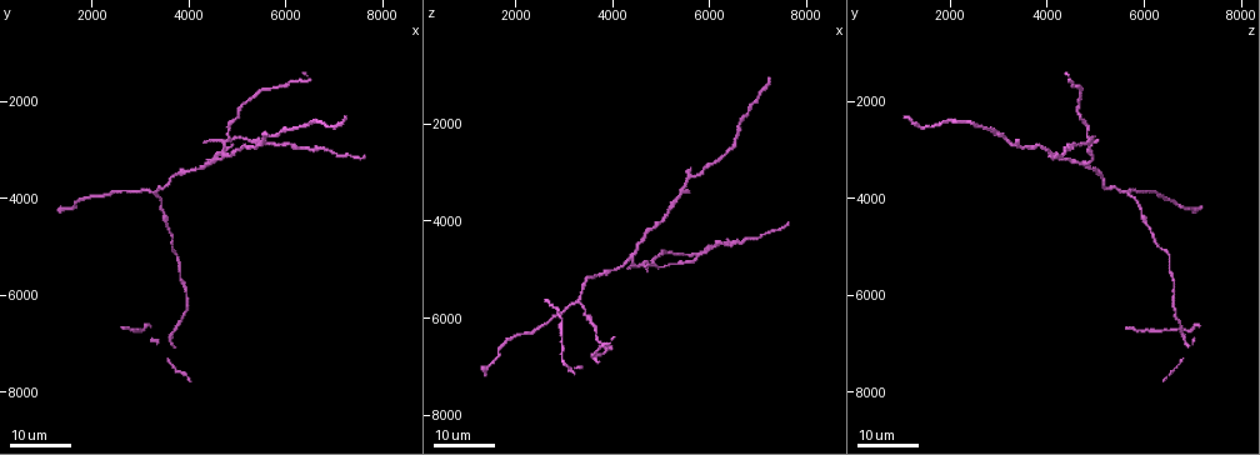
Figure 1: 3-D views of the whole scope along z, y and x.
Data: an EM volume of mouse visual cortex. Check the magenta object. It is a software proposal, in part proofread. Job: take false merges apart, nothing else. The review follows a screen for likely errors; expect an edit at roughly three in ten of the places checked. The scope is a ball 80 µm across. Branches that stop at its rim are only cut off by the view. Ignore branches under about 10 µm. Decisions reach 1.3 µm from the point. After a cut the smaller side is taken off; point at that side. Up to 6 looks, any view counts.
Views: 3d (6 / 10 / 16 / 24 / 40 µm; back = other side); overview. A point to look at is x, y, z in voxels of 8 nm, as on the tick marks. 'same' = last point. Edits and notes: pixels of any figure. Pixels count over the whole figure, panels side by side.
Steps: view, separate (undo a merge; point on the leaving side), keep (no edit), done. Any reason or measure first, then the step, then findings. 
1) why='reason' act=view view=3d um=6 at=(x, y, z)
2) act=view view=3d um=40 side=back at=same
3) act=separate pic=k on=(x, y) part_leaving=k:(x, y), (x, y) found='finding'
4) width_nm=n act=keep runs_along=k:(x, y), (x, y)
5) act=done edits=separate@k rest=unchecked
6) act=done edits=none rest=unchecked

why='thin neck' act=view view=3d um=16 at=(2650, 3800, 6100)

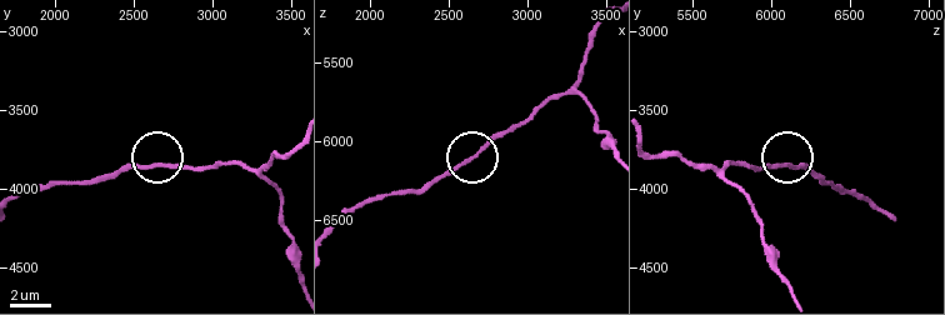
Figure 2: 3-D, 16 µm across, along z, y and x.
act=view view=3d um=6 at=(2680, 3840, 6080)

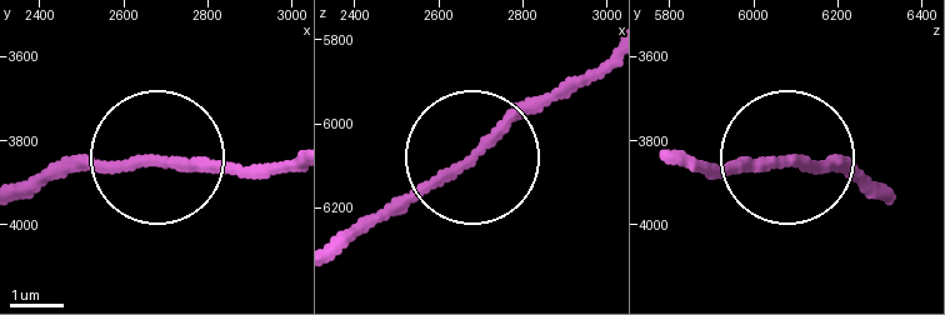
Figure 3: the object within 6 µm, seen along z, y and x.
act=view view=3d um=6 side=back at=(2675, 3855, 6075)

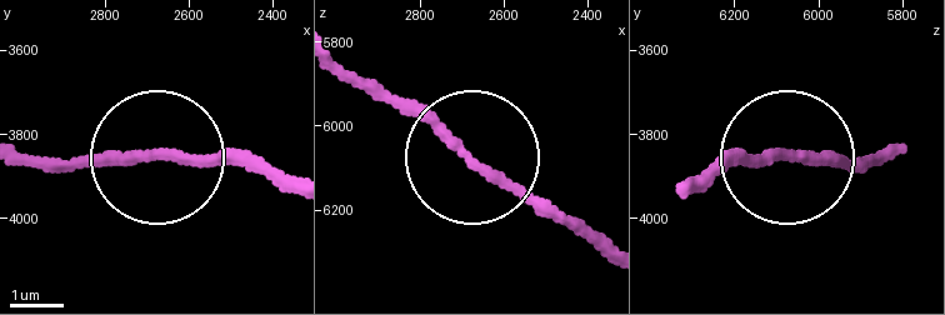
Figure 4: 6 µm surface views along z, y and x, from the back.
width_nm=180 act=separate pic=4 on=(174, 150) part_leaving=4:(120, 154), (238, 154), (291, 181) found='two neurons meet here'

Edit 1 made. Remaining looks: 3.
why='redraw' act=view view=overview

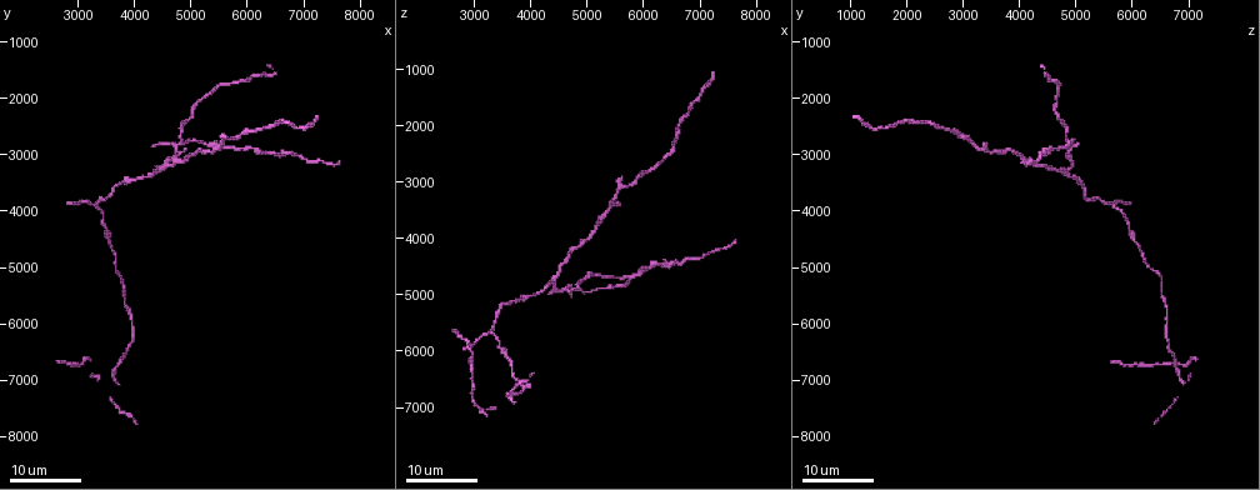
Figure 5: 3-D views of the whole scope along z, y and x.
why='three-way junction' act=view view=3d um=16 at=(4450, 3300, 4800)

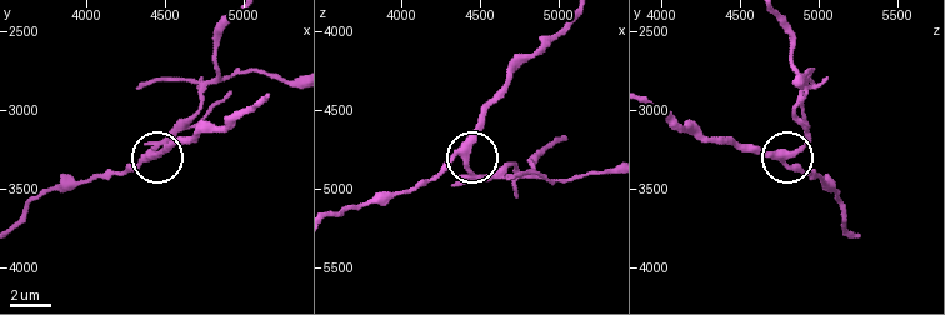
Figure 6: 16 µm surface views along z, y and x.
act=view view=3d um=10 at=(4400, 3260, 4780)

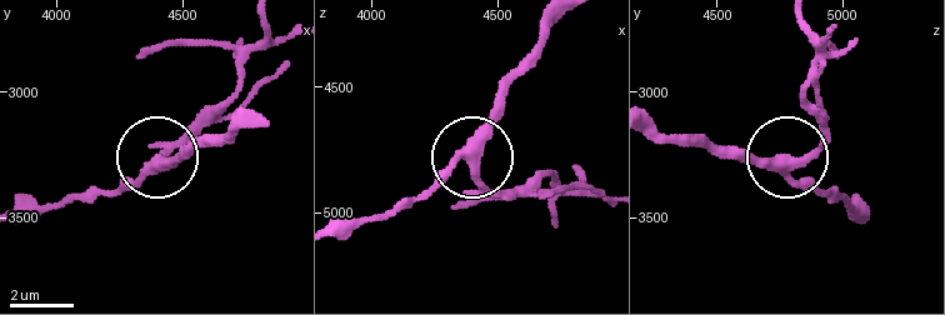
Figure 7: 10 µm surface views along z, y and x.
arms=3 act=separate pic=7 on=(204, 114) found='a second neuron is stuck on'

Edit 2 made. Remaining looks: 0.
act=done edits=separate@4,separate@7 rest=unchecked

